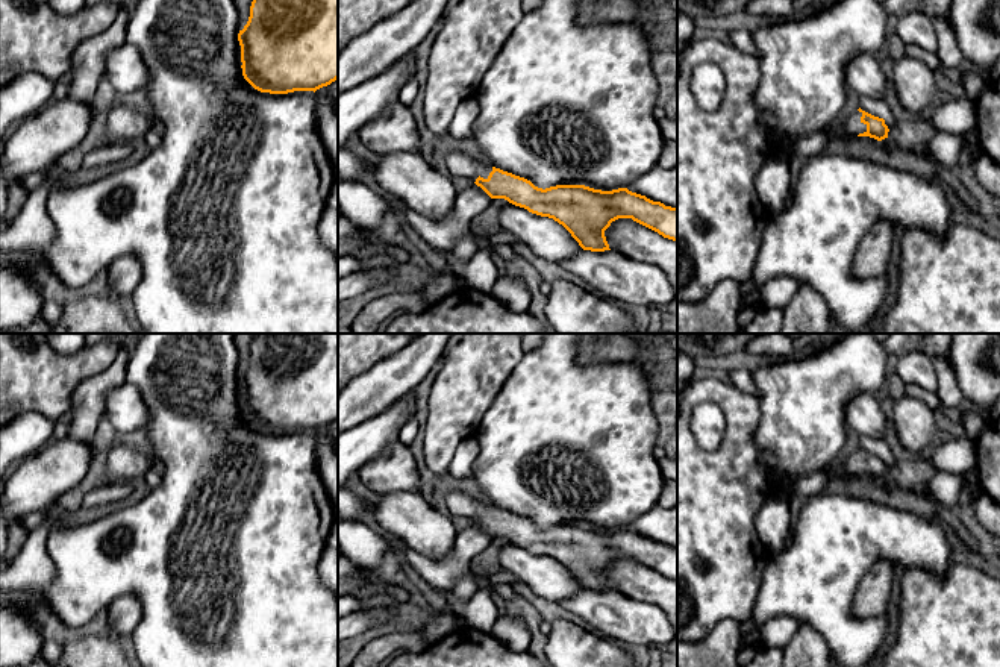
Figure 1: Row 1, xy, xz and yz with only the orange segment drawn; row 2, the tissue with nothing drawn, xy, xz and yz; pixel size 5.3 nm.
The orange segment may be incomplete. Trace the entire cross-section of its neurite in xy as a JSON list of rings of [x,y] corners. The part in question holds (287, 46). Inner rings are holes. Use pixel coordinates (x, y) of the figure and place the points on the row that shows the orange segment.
[[[253,0],[238,41],[242,76],[255,89],[270,94],[315,92],[338,79],[338,0]]]

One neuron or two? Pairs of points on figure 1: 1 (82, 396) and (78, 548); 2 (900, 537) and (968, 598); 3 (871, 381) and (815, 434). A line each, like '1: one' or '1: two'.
1: two
2: two
3: one

